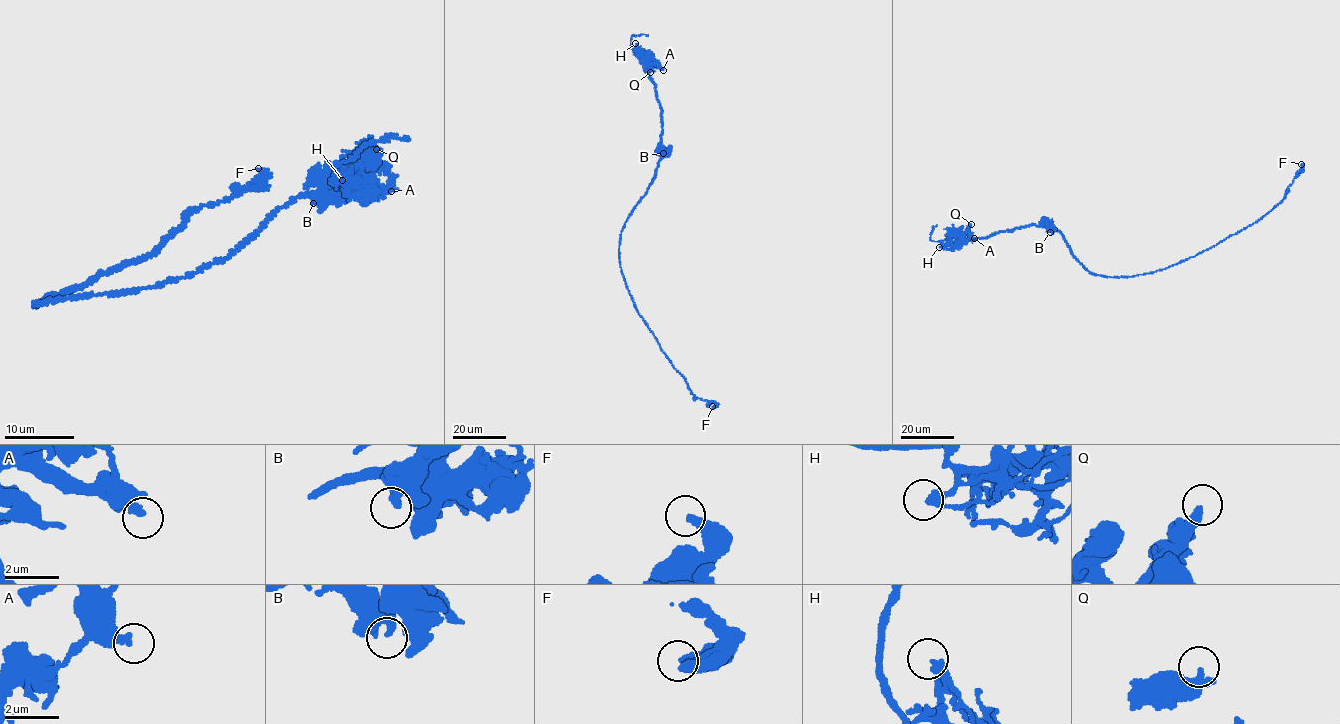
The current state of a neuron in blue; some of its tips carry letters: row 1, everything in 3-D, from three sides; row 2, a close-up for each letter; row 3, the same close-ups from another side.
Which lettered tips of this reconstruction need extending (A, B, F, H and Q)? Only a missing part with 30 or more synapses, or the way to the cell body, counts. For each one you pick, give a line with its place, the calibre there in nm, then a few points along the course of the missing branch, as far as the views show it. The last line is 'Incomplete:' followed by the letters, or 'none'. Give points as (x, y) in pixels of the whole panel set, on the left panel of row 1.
Incomplete: none

